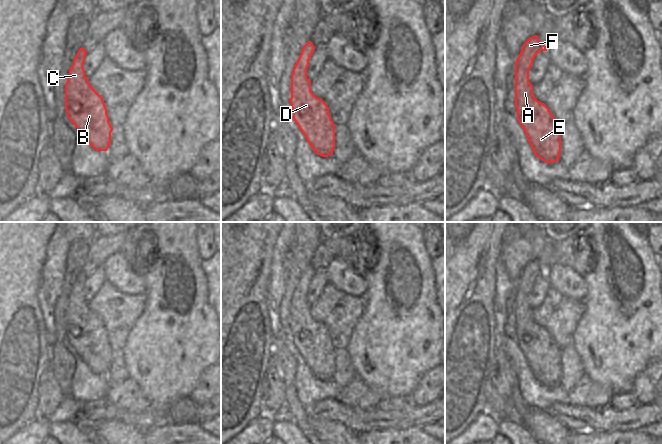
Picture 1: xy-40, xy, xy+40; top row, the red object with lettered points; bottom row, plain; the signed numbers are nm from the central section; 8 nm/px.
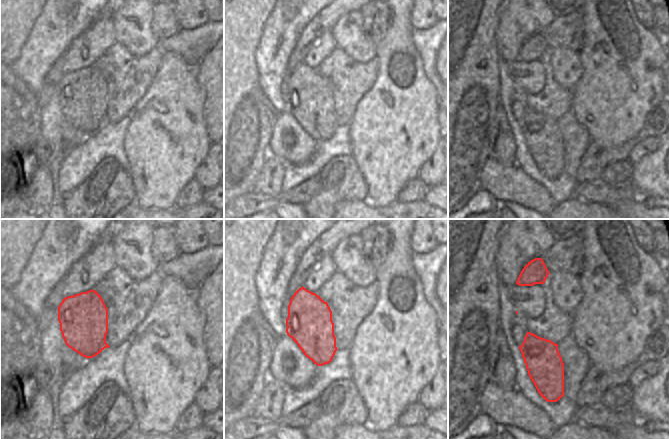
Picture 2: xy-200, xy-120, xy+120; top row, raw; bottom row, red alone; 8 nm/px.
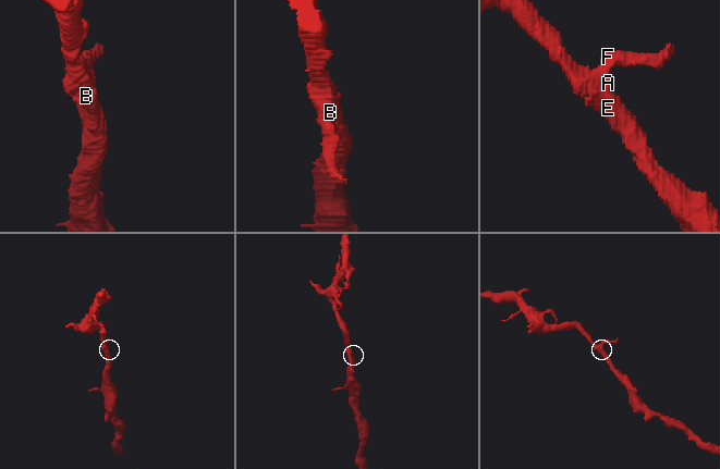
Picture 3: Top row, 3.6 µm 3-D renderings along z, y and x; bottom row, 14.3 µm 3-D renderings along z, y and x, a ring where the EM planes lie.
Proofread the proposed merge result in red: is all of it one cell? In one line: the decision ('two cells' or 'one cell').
one cell

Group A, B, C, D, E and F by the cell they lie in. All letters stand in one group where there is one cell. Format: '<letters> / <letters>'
A B C D E F

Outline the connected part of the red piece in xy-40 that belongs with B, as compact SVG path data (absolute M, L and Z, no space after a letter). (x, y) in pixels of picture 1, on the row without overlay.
M82 271L77 276L69 294L65 308L65 334L71 347L77 352L83 363L96 375L107 375L111 368L113 351L109 346L107 332L101 319L89 308L83 288L87 275Z

